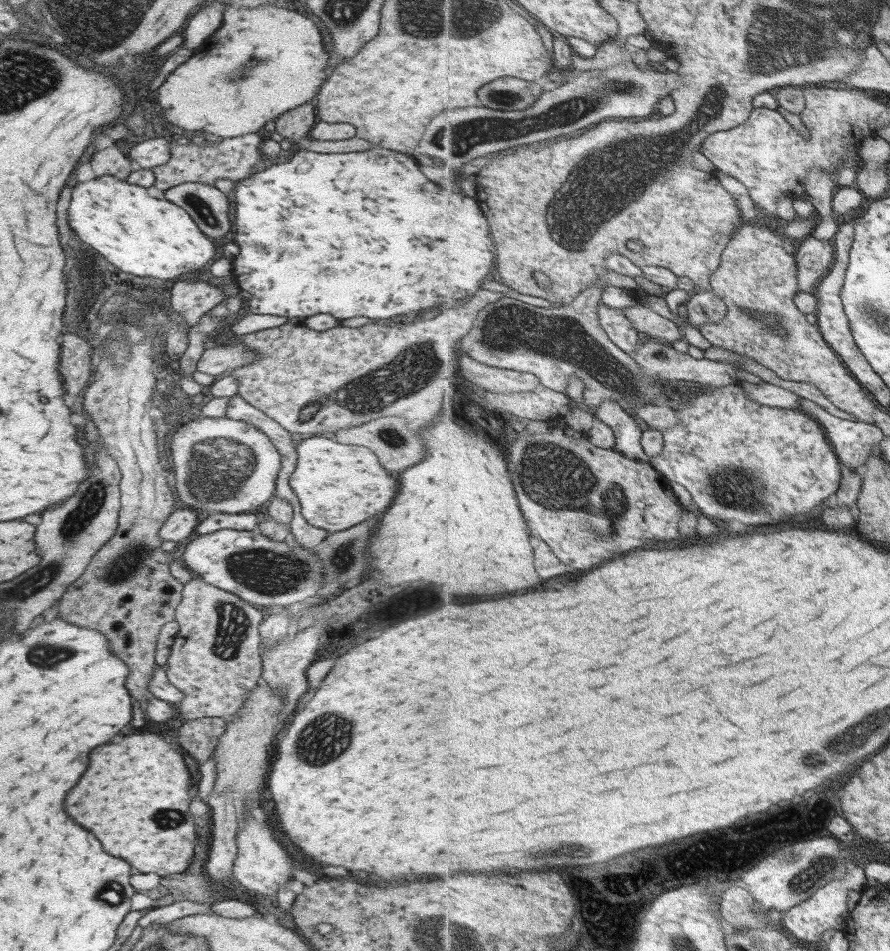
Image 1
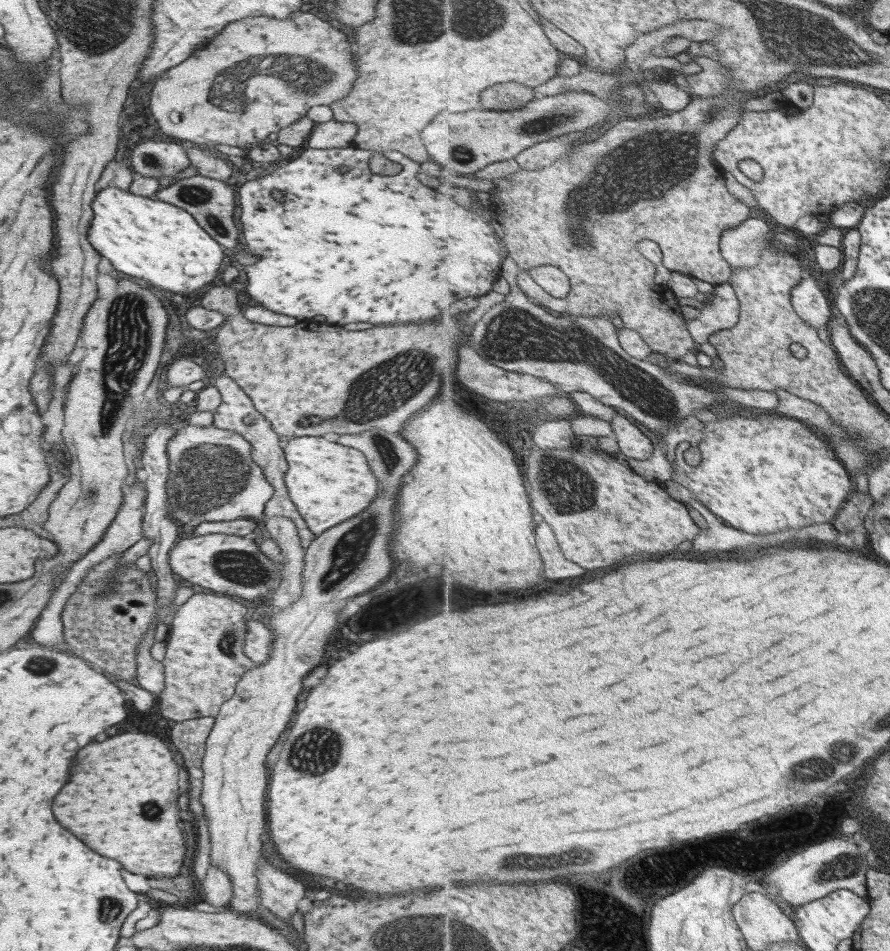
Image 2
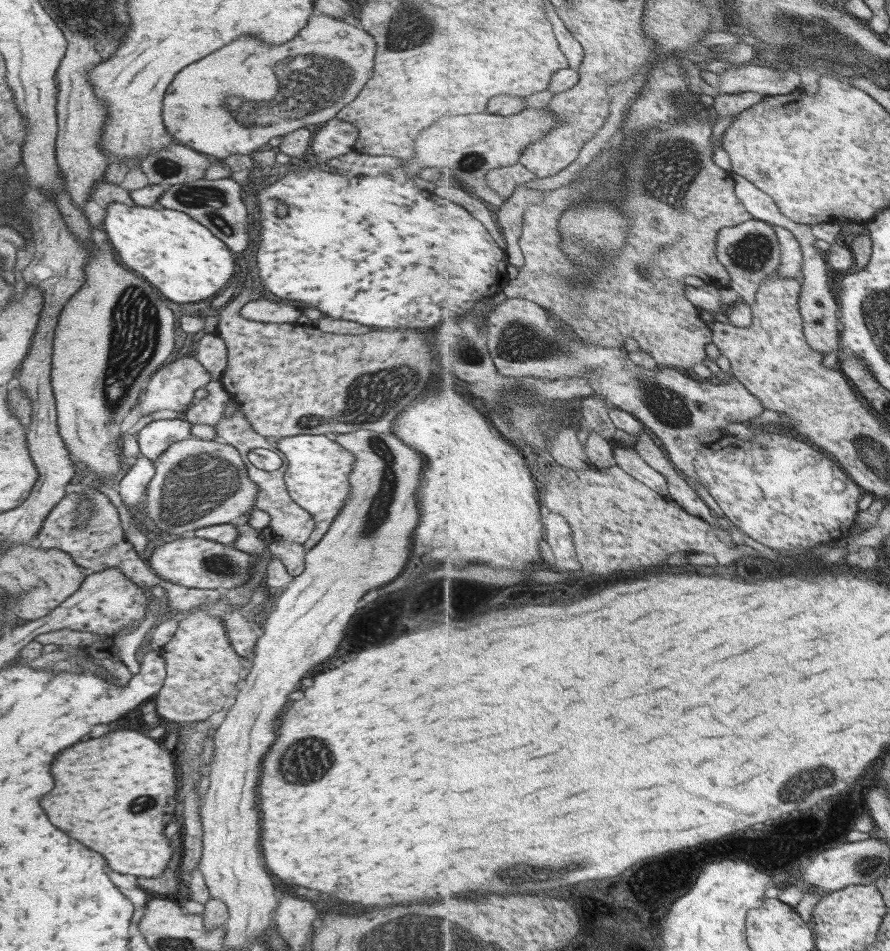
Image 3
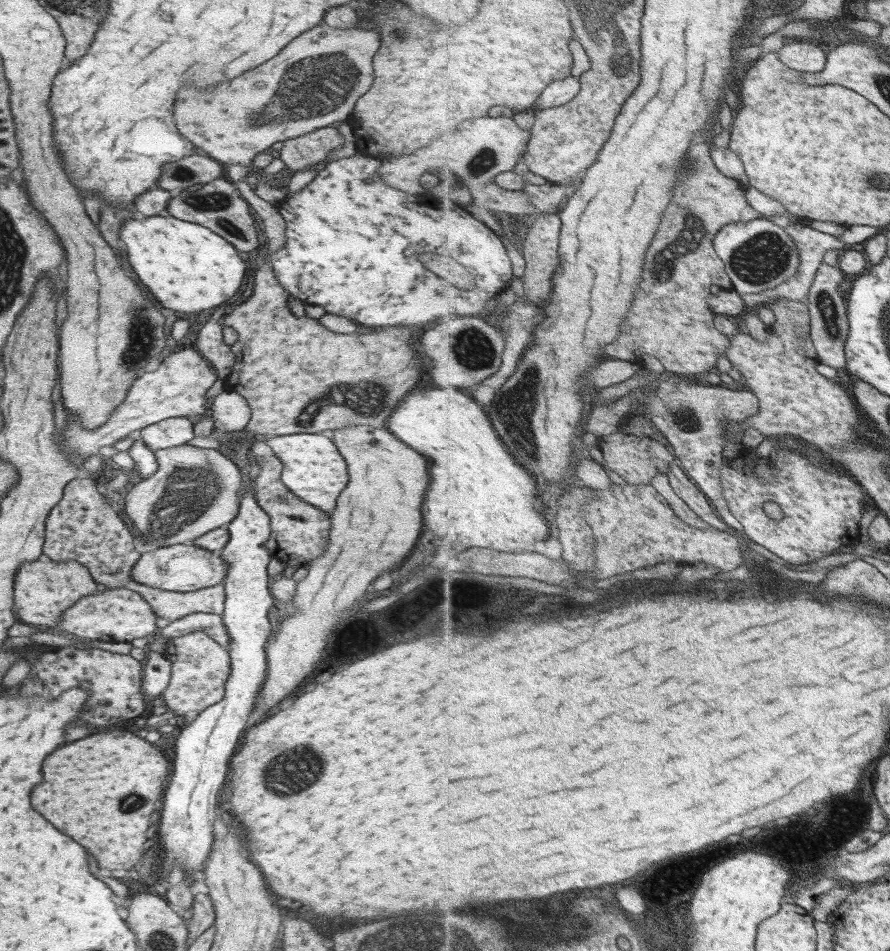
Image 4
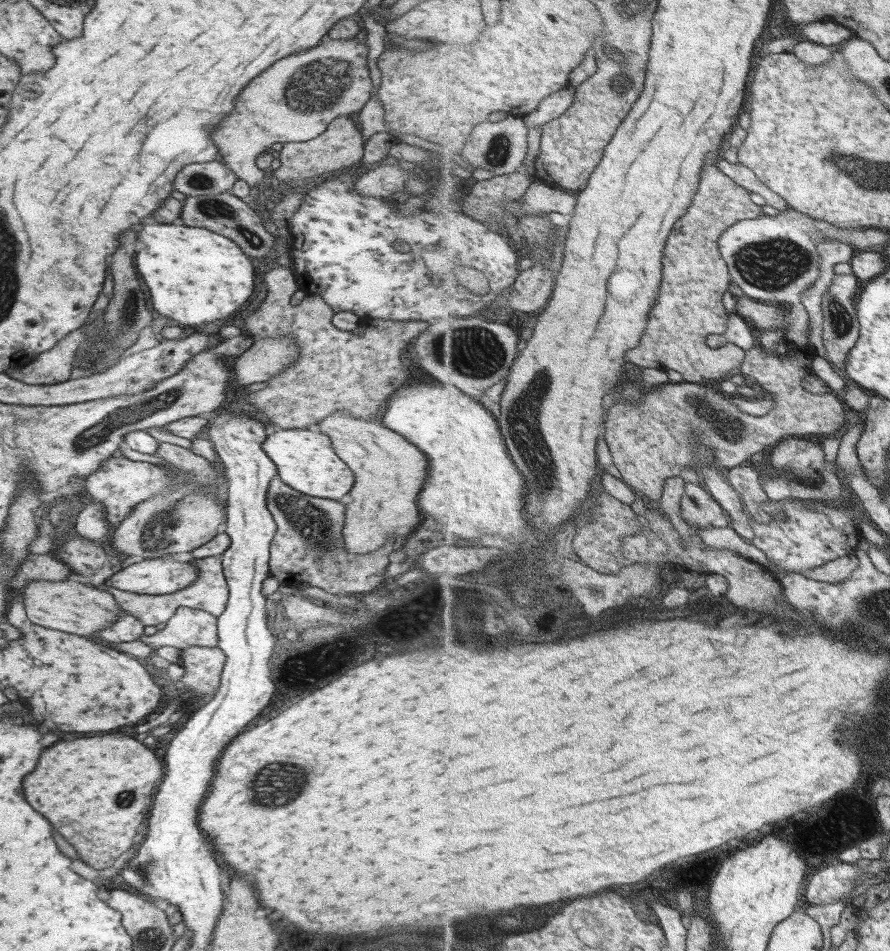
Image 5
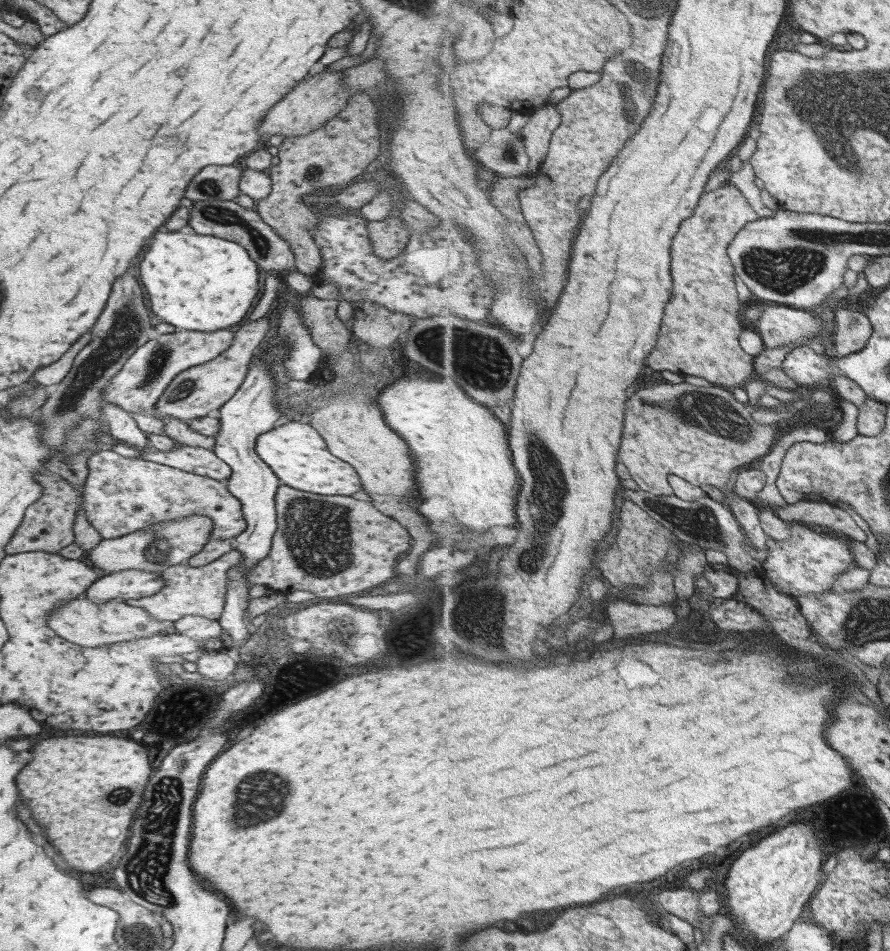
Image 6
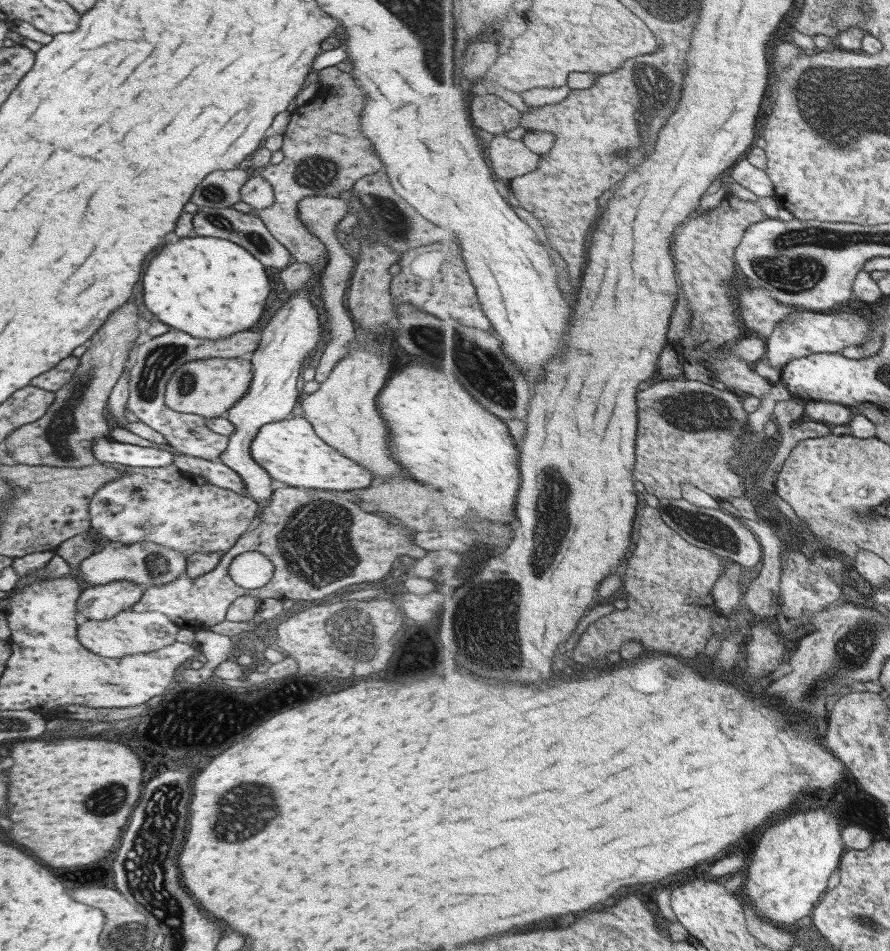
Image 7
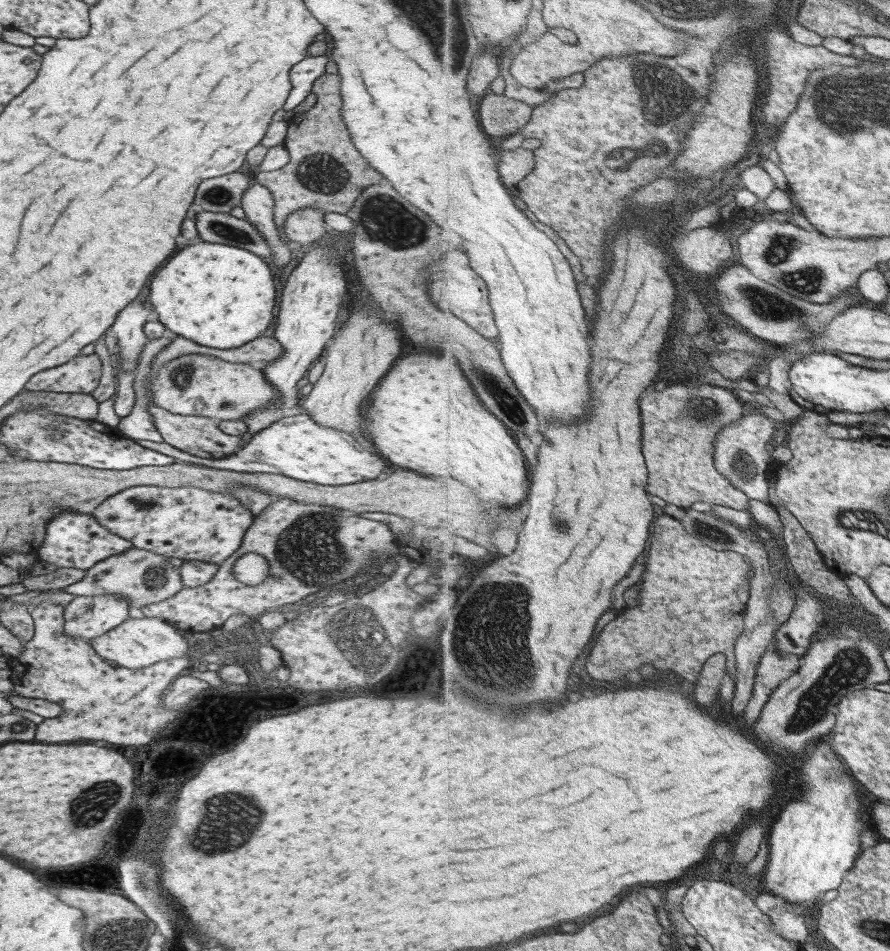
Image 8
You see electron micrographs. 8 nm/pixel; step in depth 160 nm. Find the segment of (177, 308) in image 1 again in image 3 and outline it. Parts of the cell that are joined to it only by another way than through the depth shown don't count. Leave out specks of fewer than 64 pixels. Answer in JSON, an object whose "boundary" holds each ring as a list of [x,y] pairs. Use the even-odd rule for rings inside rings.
{"boundary":[[[237,403],[236,410],[230,416],[220,418],[213,427],[216,428],[216,436],[223,438],[225,444],[236,448],[238,455],[243,459],[253,448],[267,448],[267,450],[277,452],[275,440],[259,436],[245,420]],[[247,464],[245,473],[247,474],[246,477],[255,483],[258,491],[255,495],[254,505],[257,510],[267,512],[269,515],[268,527],[272,530],[272,534],[274,536],[283,536],[287,542],[296,542],[296,544],[302,545],[313,530],[313,520],[311,520],[311,515],[298,504],[295,504],[295,501],[291,500],[288,495],[284,485],[283,470],[285,470],[283,464],[279,467],[279,470],[274,471],[263,471]]]}

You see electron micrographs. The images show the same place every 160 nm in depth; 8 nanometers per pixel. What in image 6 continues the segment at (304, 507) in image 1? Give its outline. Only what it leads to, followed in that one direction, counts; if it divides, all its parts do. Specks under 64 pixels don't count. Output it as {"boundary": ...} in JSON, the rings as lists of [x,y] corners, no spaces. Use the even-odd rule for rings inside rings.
{"boundary":[[[287,422],[257,435],[254,451],[274,472],[281,484],[325,496],[351,496],[361,488],[357,474],[343,460],[331,456],[319,433],[309,423]]]}

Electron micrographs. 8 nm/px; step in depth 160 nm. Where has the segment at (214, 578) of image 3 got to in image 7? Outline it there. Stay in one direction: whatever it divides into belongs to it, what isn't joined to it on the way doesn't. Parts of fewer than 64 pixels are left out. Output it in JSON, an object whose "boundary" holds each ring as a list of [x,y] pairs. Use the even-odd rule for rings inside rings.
{"boundary":[[[114,580],[107,584],[91,586],[82,589],[79,598],[75,603],[77,617],[88,618],[89,620],[107,620],[113,618],[115,614],[122,610],[128,610],[132,604],[135,604],[142,595],[145,587],[135,584],[130,580]]]}

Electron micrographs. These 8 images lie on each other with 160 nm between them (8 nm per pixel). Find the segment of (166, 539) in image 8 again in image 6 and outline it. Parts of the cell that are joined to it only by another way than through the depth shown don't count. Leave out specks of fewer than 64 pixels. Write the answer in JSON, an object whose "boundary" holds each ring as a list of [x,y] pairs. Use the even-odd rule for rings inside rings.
{"boundary":[[[109,448],[97,450],[86,462],[88,473],[82,488],[82,509],[87,523],[91,525],[102,539],[117,538],[126,534],[143,531],[144,528],[151,528],[159,523],[167,521],[179,521],[186,516],[198,514],[206,516],[211,521],[208,538],[211,540],[227,540],[233,538],[245,528],[243,515],[240,511],[240,500],[237,500],[221,481],[183,472],[178,468],[172,468],[163,464],[158,464],[144,459],[125,458],[119,456]]]}

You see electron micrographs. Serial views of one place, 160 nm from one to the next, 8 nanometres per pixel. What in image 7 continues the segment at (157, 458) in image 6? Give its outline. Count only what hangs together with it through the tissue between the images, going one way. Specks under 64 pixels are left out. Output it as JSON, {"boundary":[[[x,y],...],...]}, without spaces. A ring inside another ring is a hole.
{"boundary":[[[178,453],[174,455],[171,466],[185,473],[199,475],[213,486],[229,489],[241,495],[246,494],[241,477],[217,459],[203,460]]]}

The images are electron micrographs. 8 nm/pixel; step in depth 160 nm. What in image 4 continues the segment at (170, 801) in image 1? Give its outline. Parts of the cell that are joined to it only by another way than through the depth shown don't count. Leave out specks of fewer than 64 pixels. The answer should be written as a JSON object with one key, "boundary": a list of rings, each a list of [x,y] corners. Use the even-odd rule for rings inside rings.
{"boundary":[[[105,732],[93,734],[71,744],[53,750],[41,764],[41,782],[31,788],[31,808],[45,820],[57,826],[65,836],[71,836],[81,844],[97,862],[107,870],[129,870],[137,864],[147,850],[145,830],[149,828],[151,814],[159,810],[161,794],[167,782],[167,760],[149,742],[129,732]]]}

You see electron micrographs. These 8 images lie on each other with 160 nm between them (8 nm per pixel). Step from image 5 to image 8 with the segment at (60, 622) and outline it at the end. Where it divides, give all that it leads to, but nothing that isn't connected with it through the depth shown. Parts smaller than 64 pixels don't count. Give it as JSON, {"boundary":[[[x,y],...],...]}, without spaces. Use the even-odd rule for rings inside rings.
{"boundary":[[[141,617],[125,619],[115,628],[108,630],[101,636],[96,636],[88,641],[96,654],[111,660],[123,668],[145,668],[160,660],[179,658],[186,654],[188,647],[193,643],[177,634],[175,627],[155,617]]]}

